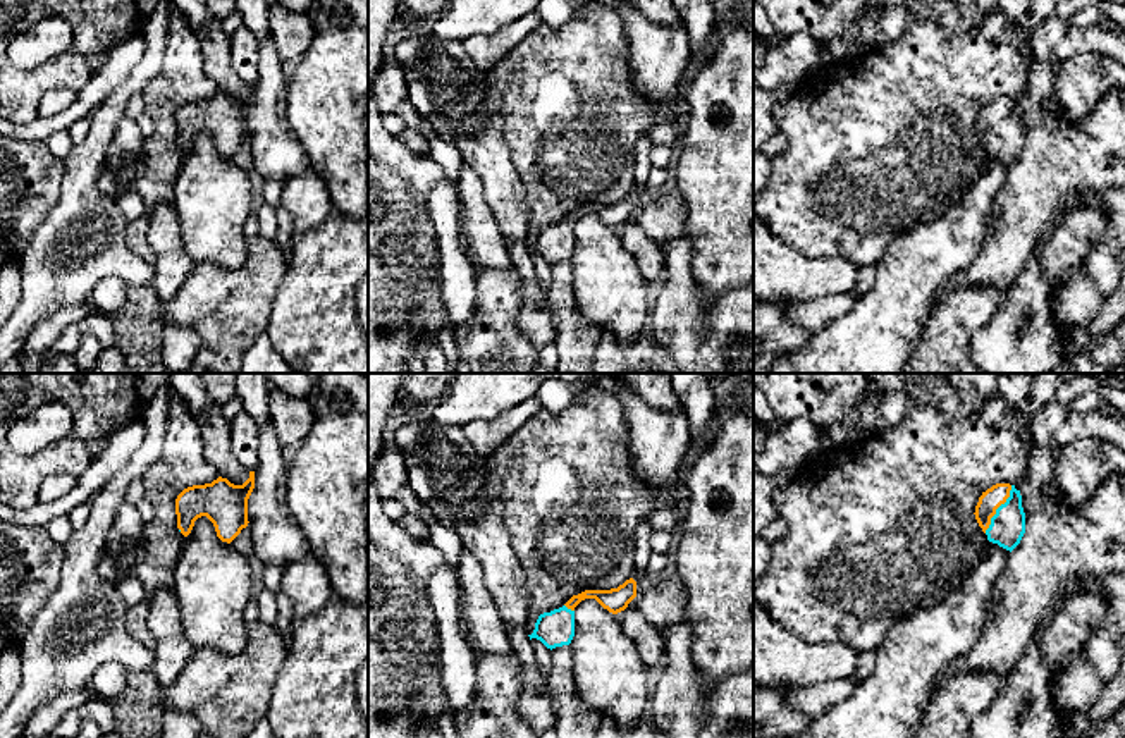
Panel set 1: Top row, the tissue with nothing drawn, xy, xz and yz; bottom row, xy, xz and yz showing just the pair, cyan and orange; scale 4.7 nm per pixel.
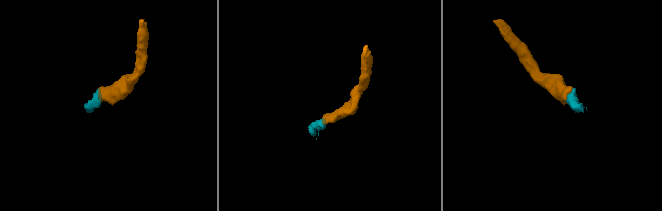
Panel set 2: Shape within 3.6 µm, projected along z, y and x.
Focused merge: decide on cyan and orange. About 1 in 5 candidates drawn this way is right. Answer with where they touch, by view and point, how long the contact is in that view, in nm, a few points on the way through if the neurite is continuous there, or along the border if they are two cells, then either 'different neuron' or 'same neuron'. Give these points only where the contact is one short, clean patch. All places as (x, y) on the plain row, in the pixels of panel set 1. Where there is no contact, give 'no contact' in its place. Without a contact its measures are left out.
contact yz (996, 124); length 260 nm; way yz (1007, 143), (996, 124), (991, 114); same neuron

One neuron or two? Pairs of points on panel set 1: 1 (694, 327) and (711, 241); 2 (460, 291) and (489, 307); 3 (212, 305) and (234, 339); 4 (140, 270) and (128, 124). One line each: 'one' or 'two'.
1: one
2: two
3: one
4: two

